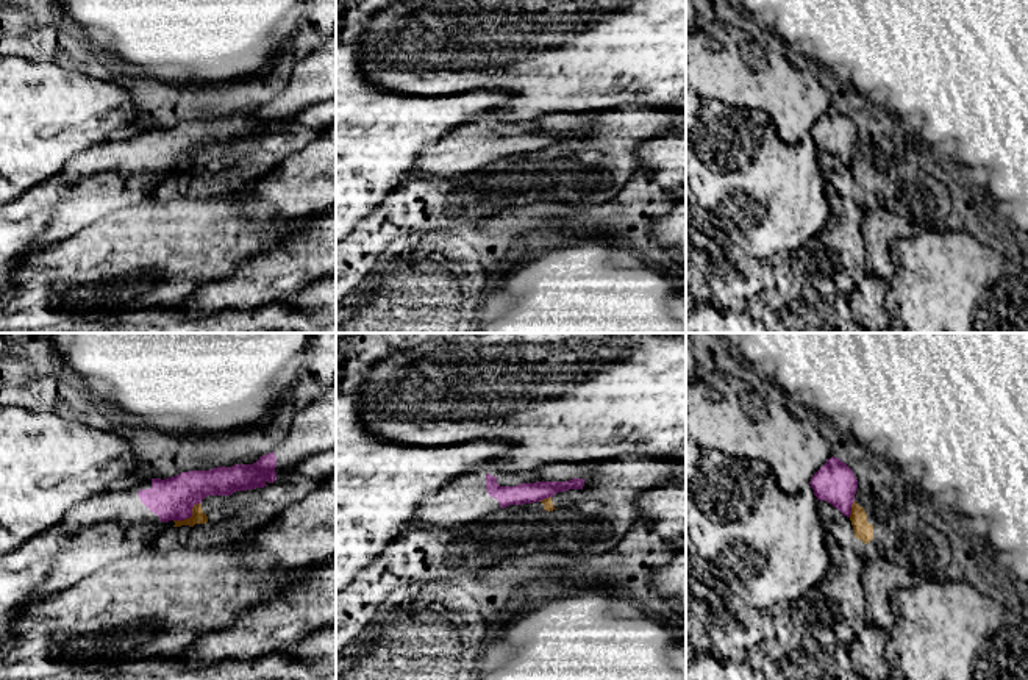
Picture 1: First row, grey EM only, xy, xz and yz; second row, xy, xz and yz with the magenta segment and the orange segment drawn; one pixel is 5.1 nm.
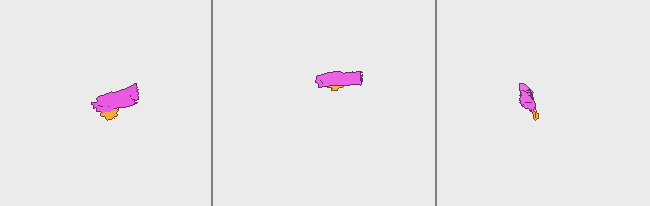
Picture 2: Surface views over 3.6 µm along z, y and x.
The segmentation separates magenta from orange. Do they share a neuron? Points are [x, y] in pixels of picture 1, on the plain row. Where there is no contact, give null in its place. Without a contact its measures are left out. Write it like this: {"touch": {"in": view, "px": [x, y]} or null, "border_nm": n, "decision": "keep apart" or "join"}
{"touch": {"in": "xy", "px": [189, 166]}, "border_nm": 170, "decision": "keep apart"}

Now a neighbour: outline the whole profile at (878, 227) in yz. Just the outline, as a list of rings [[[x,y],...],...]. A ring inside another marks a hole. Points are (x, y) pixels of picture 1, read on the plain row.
[[[883,206],[864,213],[861,233],[870,272],[889,281],[895,272],[889,253],[891,242],[895,238],[911,238],[916,231],[917,228],[909,220]]]

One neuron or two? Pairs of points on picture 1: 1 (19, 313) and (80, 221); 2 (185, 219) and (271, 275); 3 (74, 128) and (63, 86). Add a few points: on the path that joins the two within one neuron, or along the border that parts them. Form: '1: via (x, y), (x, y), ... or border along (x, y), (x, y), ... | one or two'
1: border along (100, 218), (71, 236), (39, 250) | two
2: border along (281, 243), (266, 247), (225, 275) | two
3: via (63, 118), (63, 97) | one

